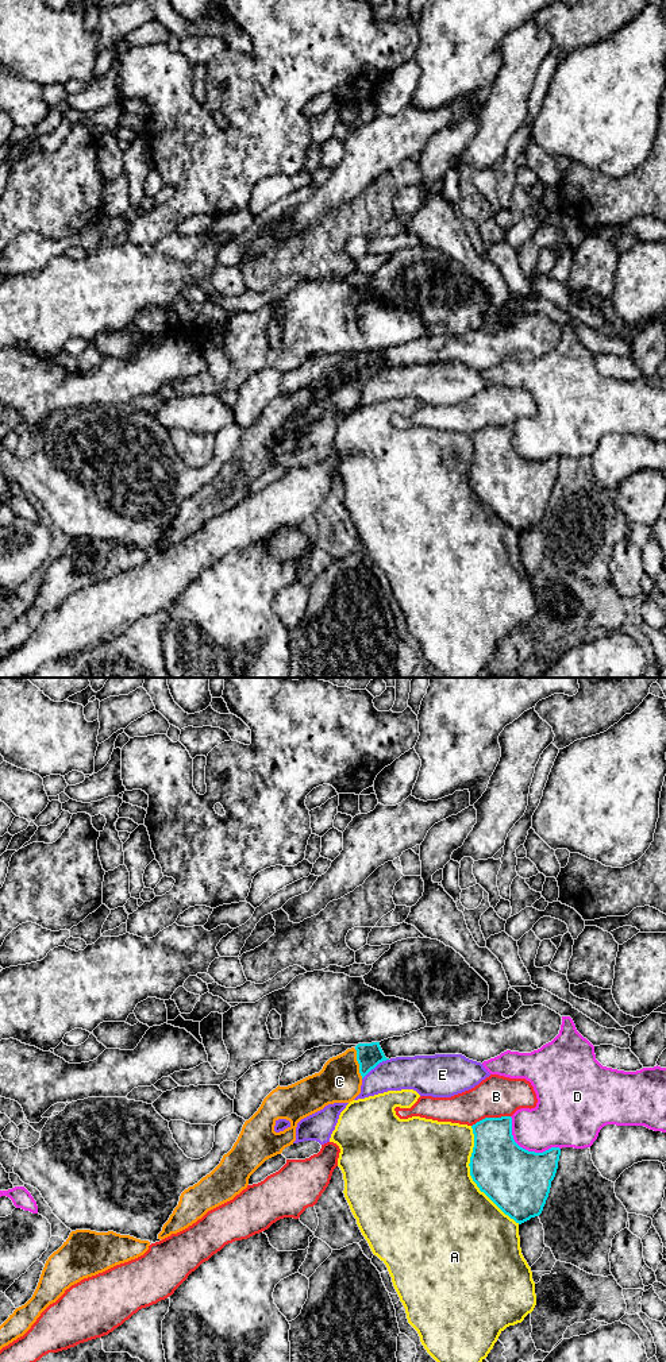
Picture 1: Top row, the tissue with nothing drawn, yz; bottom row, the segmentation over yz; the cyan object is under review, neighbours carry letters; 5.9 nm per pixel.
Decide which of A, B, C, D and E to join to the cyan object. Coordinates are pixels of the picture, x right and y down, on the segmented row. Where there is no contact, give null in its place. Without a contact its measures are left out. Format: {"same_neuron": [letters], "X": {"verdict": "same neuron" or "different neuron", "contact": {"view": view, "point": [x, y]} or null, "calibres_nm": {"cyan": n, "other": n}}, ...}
{"same_neuron": ["C"], "A": {"verdict": "different neuron", "contact": {"view": "yz", "point": [472, 1177]}, "calibres_nm": {"cyan": 380, "other": 500}}, "B": {"verdict": "different neuron", "contact": {"view": "yz", "point": [491, 1118]}, "calibres_nm": {"cyan": 300, "other": 240}}, "C": {"verdict": "same neuron", "contact": {"view": "yz", "point": [358, 1063]}, "calibres_nm": {"cyan": 150, "other": 260}}, "D": {"verdict": "different neuron", "contact": {"view": "yz", "point": [524, 1149]}, "calibres_nm": {"cyan": 380, "other": 300}}, "E": {"verdict": "different neuron", "contact": {"view": "yz", "point": [374, 1067]}, "calibres_nm": {"cyan": 150, "other": 190}}}

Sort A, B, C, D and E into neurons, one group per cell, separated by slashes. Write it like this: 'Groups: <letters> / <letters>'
Groups: A / B D / C / E

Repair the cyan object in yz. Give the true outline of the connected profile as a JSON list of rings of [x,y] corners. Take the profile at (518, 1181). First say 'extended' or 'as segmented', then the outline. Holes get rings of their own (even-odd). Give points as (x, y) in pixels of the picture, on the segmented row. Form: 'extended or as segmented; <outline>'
as segmented; [[[511,1116],[485,1118],[471,1128],[474,1147],[469,1166],[470,1176],[480,1191],[519,1224],[539,1216],[558,1169],[561,1149],[551,1147],[543,1153],[535,1153],[520,1147],[512,1135]]]

